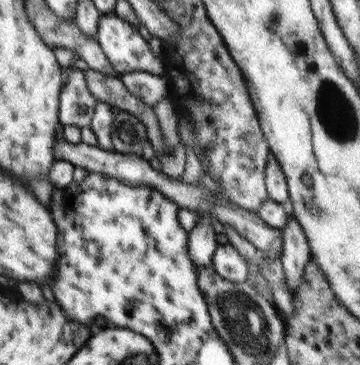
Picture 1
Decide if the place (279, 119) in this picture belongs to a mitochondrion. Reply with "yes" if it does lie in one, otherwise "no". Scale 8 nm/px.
no

